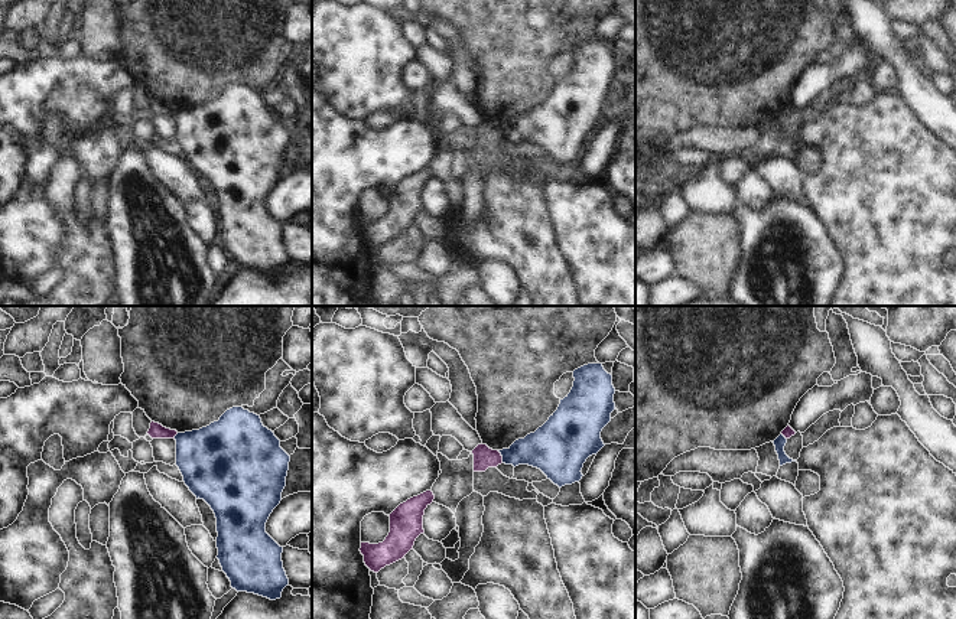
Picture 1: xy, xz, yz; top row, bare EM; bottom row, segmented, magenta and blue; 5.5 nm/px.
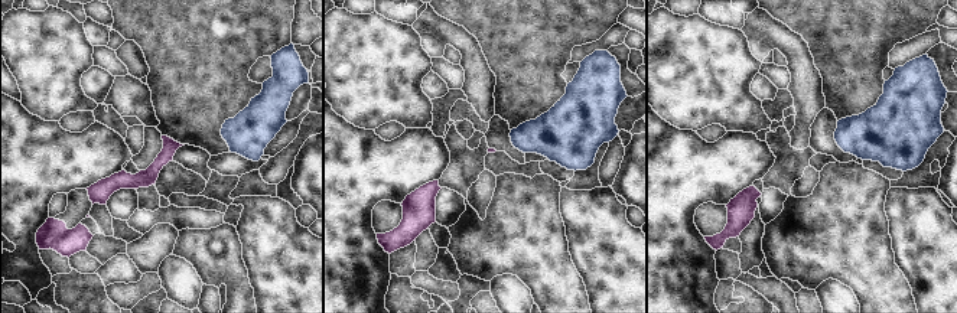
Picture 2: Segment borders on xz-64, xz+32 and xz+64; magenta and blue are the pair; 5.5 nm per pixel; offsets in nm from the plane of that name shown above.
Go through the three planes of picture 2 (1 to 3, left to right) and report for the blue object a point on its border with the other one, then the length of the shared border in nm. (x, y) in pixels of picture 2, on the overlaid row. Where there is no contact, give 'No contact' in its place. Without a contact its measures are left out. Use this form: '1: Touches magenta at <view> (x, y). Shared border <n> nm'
1: No contact
2: No contact
3: No contact

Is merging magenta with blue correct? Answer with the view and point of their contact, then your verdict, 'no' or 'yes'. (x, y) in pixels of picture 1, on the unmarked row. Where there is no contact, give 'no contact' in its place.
meets magenta in xz at (501, 133); no

